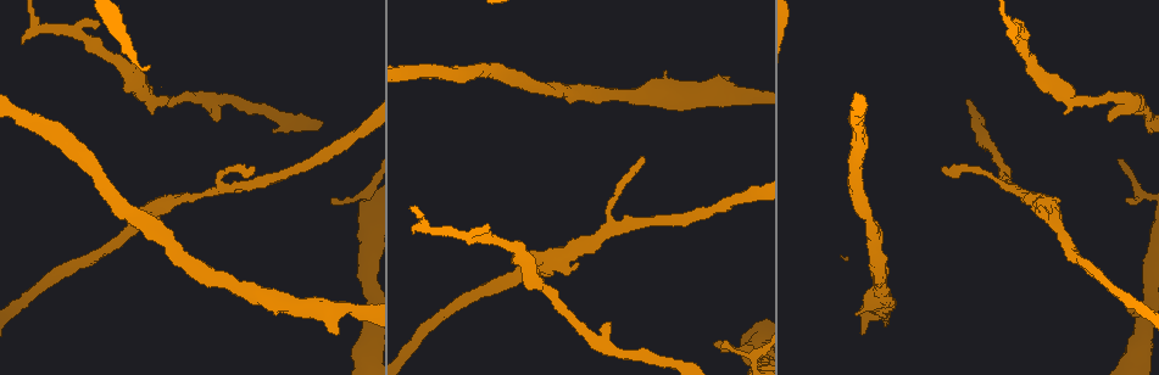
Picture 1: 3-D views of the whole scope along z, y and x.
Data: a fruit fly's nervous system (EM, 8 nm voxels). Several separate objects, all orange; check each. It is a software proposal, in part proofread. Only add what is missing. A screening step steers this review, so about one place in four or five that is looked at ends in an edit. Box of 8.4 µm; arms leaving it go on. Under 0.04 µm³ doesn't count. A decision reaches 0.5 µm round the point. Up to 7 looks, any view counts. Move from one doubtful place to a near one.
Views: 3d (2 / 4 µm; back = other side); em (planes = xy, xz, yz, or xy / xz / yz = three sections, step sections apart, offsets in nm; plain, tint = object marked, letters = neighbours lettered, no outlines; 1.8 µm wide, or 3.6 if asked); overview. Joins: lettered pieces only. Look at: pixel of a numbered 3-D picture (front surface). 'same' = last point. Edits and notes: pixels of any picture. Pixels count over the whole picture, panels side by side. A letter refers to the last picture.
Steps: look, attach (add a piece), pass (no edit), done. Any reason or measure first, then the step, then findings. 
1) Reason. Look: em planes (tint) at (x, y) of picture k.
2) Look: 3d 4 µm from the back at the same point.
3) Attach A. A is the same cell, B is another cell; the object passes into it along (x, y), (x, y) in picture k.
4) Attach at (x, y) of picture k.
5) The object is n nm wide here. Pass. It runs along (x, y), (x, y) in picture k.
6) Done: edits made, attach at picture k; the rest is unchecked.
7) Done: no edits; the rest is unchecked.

Free end. Look: 3d 4 µm at (214, 120) of picture 1.

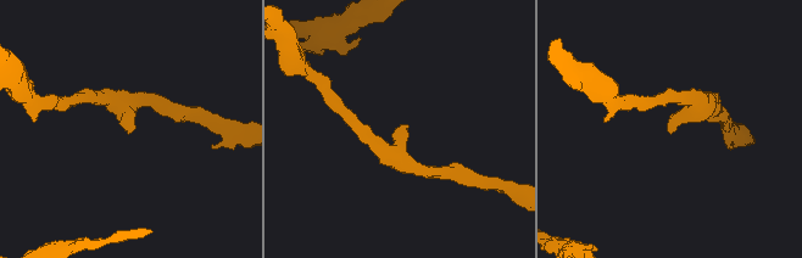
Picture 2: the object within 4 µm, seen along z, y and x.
Look: em planes (letters) at (400, 126) of picture 2.

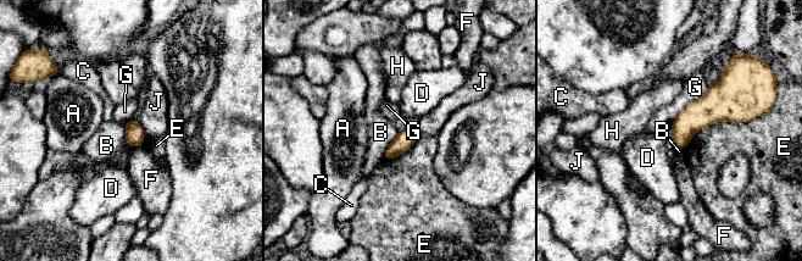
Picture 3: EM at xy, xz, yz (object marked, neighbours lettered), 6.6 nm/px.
The longest contact is with E, 550 nm. Pass. A, B, C, D, E, F, G, H and J are other cells; a border runs along (400, 132), (389, 144), (383, 159) in picture 3; none of them fits.

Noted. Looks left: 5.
Branch stops here. Look: em 3.6 µm planes (letters) at (1045, 213) of picture 1.

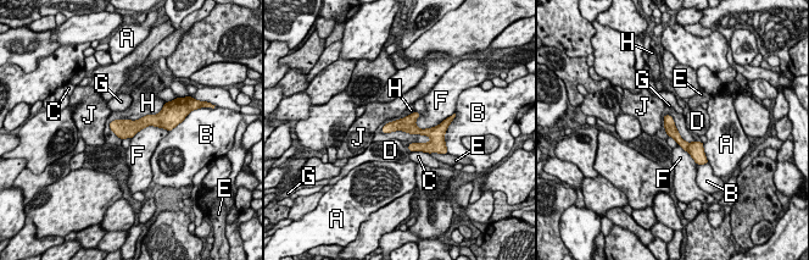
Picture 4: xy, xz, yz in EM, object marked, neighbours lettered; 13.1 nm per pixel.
The object is 160 nm wide here. Pass. A, B, C, D, E, F, G, H and J are other cells; a border runs along (380, 130), (420, 133), (431, 139) in picture 4; none of them fits.

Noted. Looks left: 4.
An open end. Look: 3d 4 µm from the back at (715, 344) of picture 1.

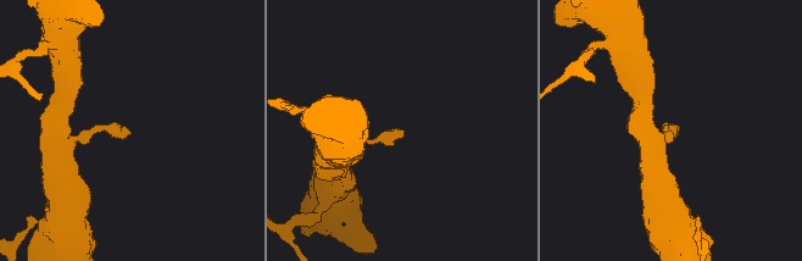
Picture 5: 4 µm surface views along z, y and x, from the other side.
Need the tissue. Look: em yz step 4 (tint) at (131, 133) of picture 5.

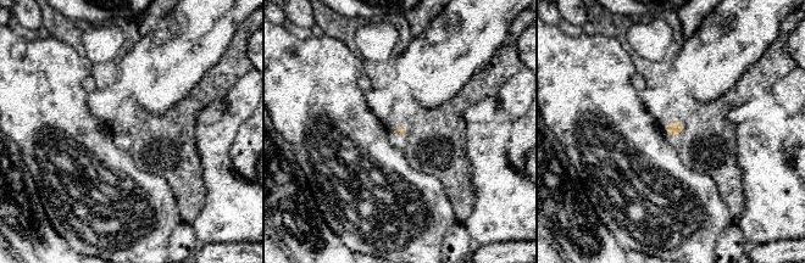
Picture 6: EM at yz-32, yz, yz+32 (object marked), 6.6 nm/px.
Look: em planes (letters) at the same point.

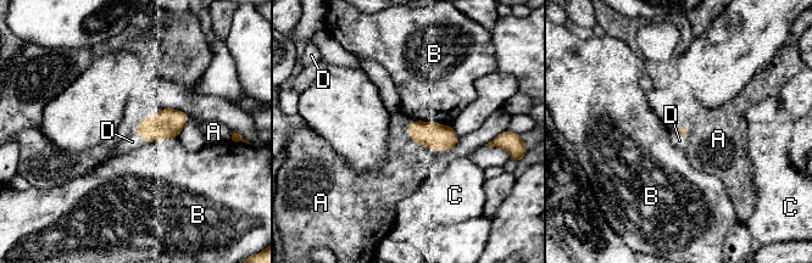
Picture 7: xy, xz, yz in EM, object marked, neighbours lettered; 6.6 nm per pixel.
Attach D. D is the same cell, A, B and C are other cells; the object passes into it along (167, 124), (140, 135), (132, 141) in picture 7; the cell continues.

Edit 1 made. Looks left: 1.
Done: edits made, attach at picture 7; the rest is unchecked.

